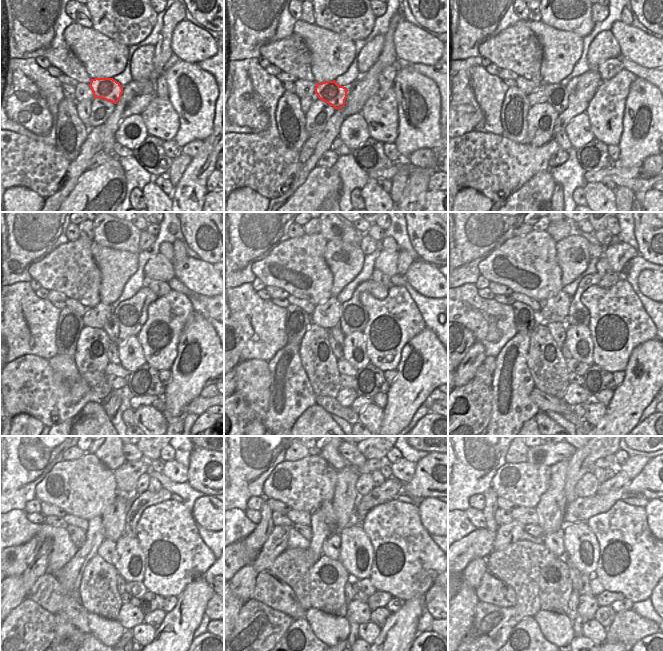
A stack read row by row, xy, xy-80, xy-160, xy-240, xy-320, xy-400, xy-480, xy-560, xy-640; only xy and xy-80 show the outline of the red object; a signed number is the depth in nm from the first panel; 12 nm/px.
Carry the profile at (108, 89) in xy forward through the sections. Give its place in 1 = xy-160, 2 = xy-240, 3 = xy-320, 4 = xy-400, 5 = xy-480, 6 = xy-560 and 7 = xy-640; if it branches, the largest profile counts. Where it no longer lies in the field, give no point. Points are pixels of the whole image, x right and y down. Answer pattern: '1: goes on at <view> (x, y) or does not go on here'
1: goes on at xy-160 (557, 96)
2: goes on at xy-240 (111, 327)
3: goes on at xy-320 (336, 331)
4: goes on at xy-400 (567, 355)
5: goes on at xy-480 (121, 582)
6: goes on at xy-560 (348, 589)
7: goes on at xy-640 (573, 603)

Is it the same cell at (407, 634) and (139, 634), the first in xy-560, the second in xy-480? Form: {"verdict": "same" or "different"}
{"verdict": "different"}

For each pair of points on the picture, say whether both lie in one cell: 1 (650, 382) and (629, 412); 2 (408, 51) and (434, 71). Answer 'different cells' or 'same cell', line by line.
1: same cell
2: different cells

